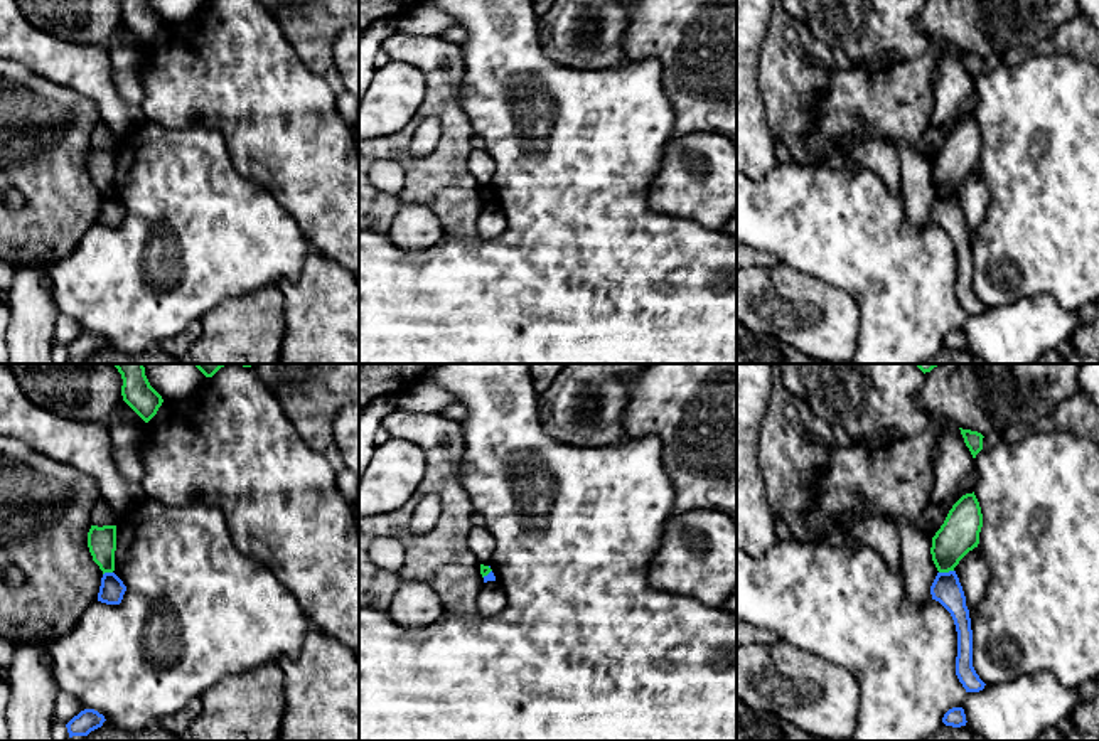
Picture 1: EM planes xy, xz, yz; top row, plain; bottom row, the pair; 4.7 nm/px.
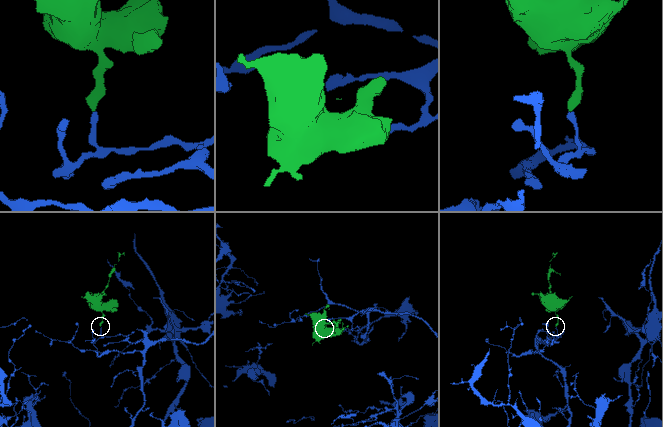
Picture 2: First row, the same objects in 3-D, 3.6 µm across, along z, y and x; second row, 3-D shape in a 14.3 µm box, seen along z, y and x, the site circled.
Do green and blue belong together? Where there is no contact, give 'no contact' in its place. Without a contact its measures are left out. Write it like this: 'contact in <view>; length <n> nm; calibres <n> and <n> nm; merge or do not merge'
contact in yz; length 70 nm; calibres 190 and 140 nm; do not merge

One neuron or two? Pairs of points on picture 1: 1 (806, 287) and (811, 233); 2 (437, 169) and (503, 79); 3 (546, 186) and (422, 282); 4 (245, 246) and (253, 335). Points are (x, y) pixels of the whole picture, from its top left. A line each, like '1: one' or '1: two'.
1: two
2: two
3: one
4: two

